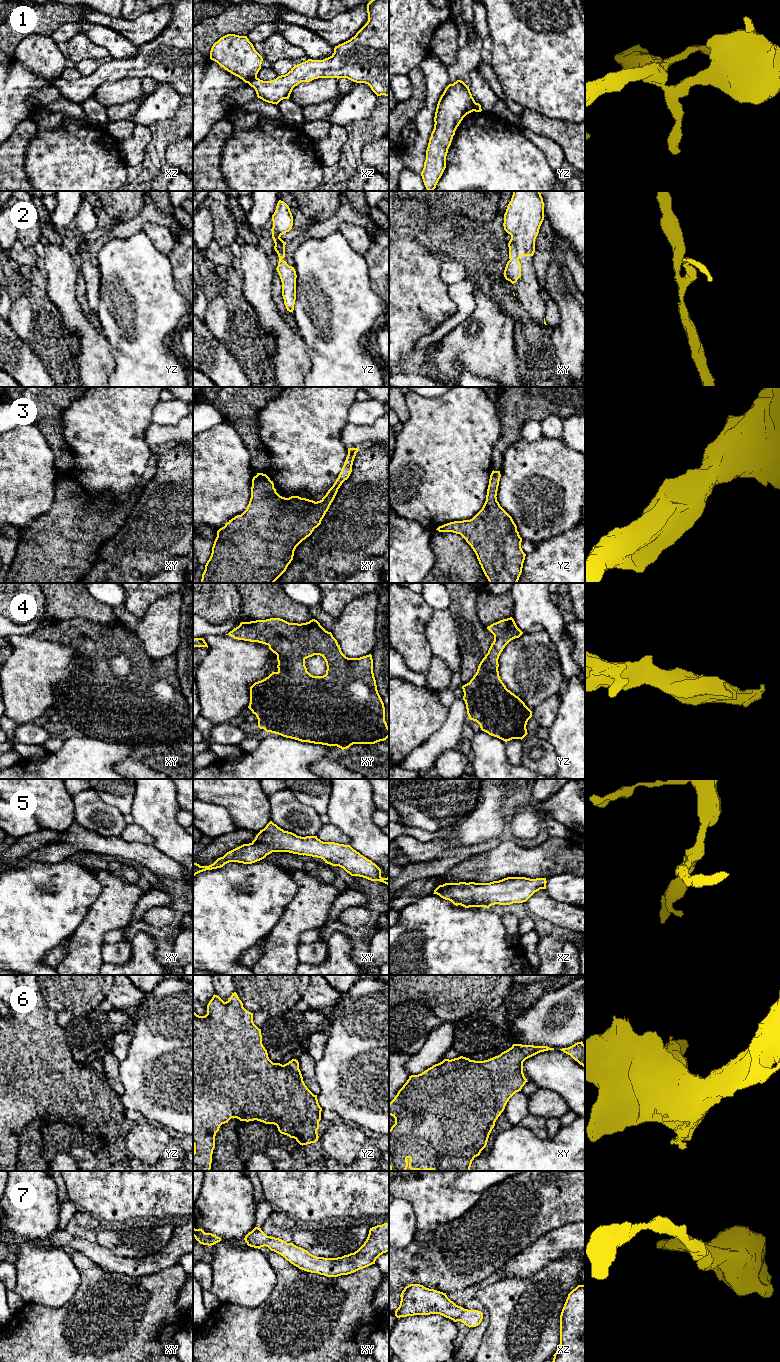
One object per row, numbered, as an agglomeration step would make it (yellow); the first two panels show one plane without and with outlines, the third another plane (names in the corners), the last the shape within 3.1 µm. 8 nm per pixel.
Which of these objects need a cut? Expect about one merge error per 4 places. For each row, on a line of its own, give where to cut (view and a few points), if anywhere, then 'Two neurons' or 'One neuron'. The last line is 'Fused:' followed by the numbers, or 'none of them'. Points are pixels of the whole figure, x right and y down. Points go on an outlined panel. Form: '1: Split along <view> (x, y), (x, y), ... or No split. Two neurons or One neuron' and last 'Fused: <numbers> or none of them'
1: Split along xz (256, 76), (247, 82). Two neurons
2: No split. One neuron
3: No split. One neuron
4: No split. One neuron
5: No split. One neuron
6: No split. One neuron
7: No split. One neuron
Fused: 1

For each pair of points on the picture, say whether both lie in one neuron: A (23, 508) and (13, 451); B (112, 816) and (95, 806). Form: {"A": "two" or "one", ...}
{"A": "one", "B": "one"}

